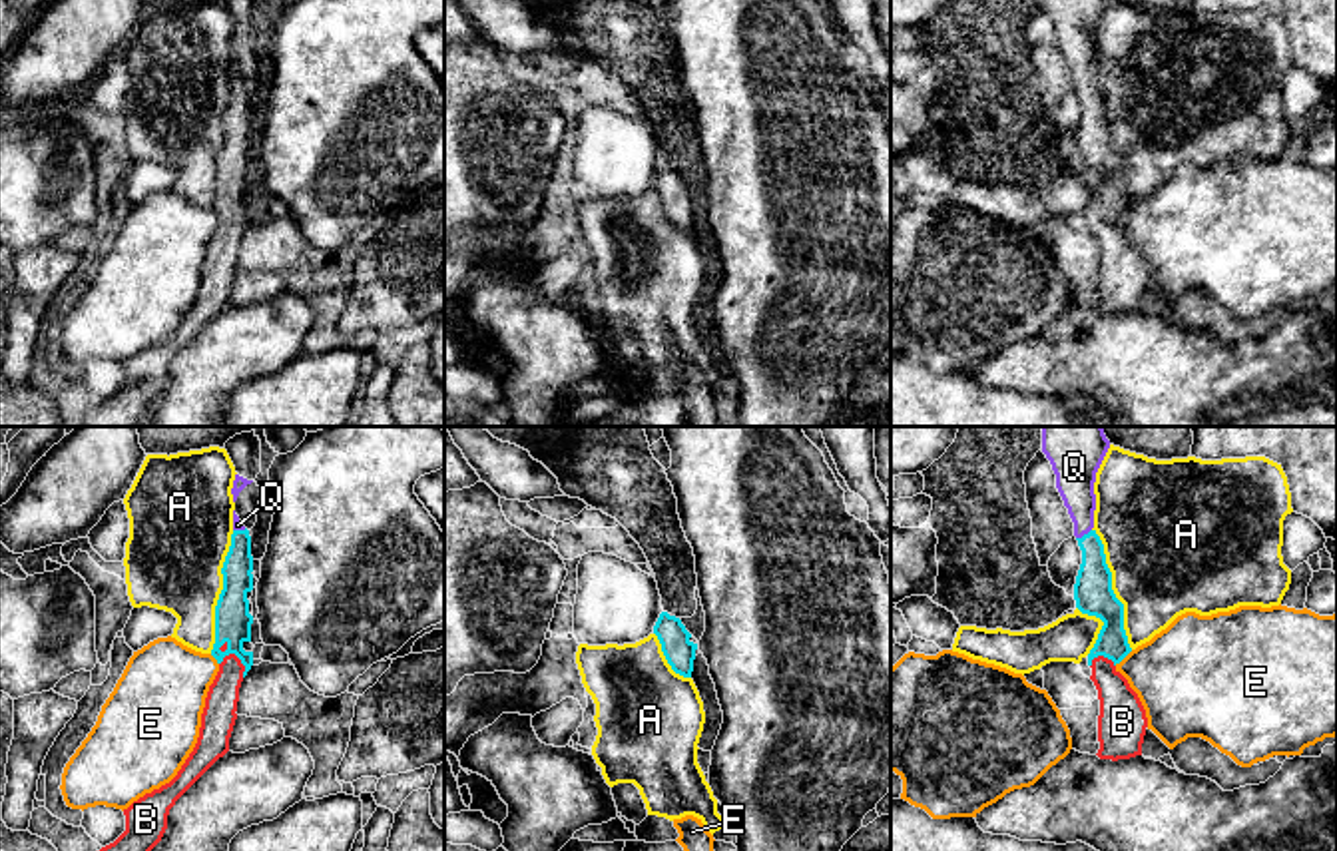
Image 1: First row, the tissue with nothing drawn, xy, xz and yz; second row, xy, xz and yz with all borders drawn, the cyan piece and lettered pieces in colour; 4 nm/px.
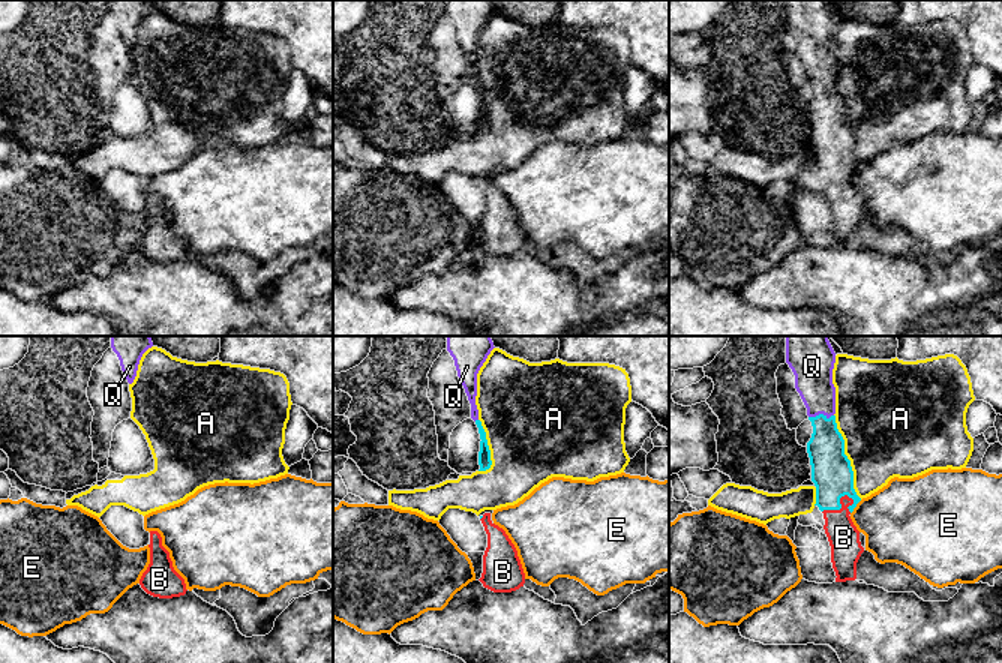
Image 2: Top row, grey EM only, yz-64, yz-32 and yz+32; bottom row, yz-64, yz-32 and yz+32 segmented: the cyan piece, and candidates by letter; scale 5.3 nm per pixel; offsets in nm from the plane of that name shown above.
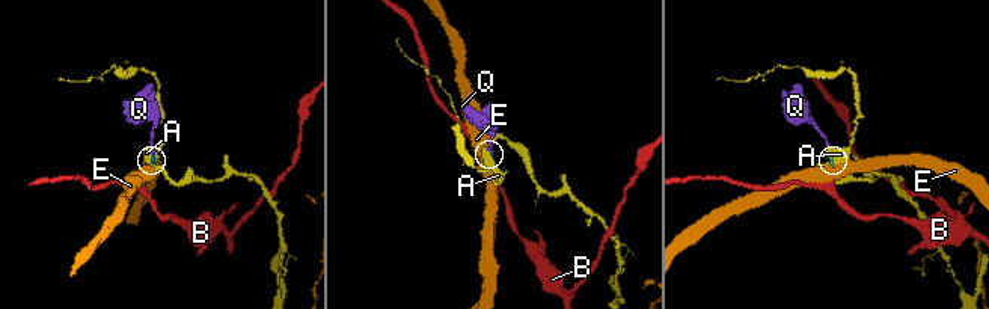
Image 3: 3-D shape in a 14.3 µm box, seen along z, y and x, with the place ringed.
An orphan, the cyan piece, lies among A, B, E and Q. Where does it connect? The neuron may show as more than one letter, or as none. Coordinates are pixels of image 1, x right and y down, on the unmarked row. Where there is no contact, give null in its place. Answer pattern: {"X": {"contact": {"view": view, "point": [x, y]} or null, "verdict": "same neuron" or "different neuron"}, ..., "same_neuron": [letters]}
{"A": {"contact": {"view": "xy", "point": [222, 146]}, "verdict": "different neuron"}, "B": {"contact": {"view": "xy", "point": [234, 206]}, "verdict": "same neuron"}, "E": {"contact": {"view": "yz", "point": [1122, 212]}, "verdict": "different neuron"}, "Q": {"contact": {"view": "yz", "point": [1084, 88]}, "verdict": "same neuron"}, "same_neuron": ["B", "Q"]}

